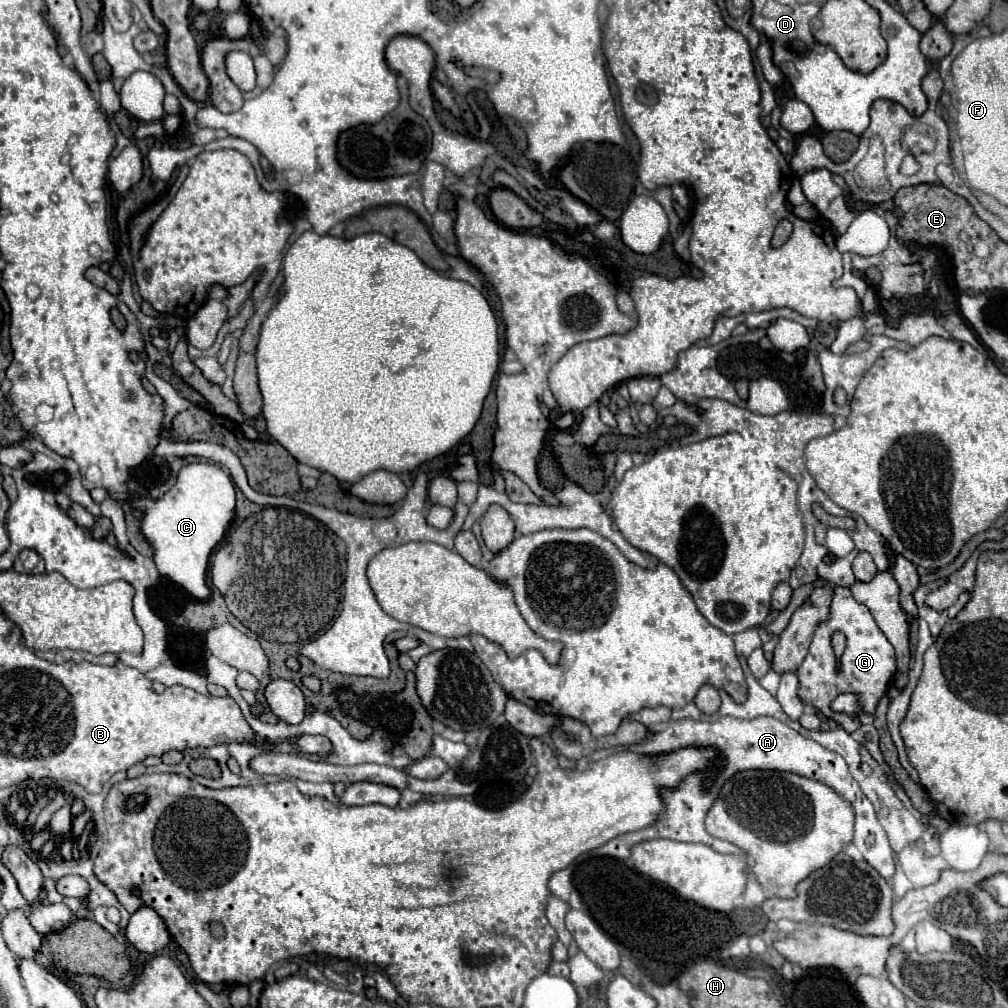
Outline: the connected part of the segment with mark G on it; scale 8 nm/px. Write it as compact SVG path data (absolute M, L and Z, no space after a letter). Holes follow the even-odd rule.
M837 586L833 604L831 604L831 616L827 622L819 624L815 630L815 636L809 646L809 654L799 666L799 696L805 704L815 706L821 710L827 718L835 720L841 728L847 732L855 732L859 728L859 718L857 716L845 716L841 718L839 712L831 710L831 702L845 692L857 694L859 696L859 706L867 714L875 714L875 706L881 700L881 696L887 692L887 684L893 678L897 666L895 666L895 648L893 644L885 638L885 634L877 628L871 612L867 606L859 604L849 588ZM833 632L843 632L847 636L847 648L841 658L833 654L831 648L831 634Z

